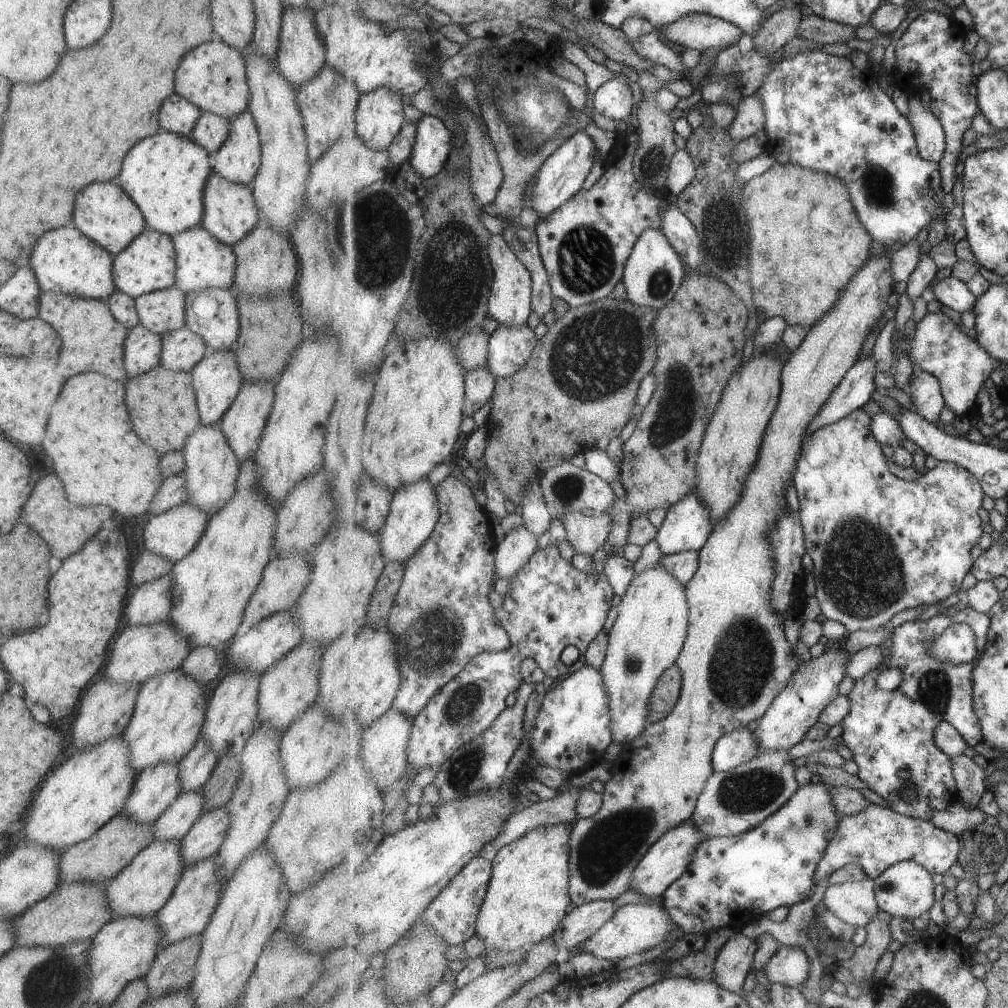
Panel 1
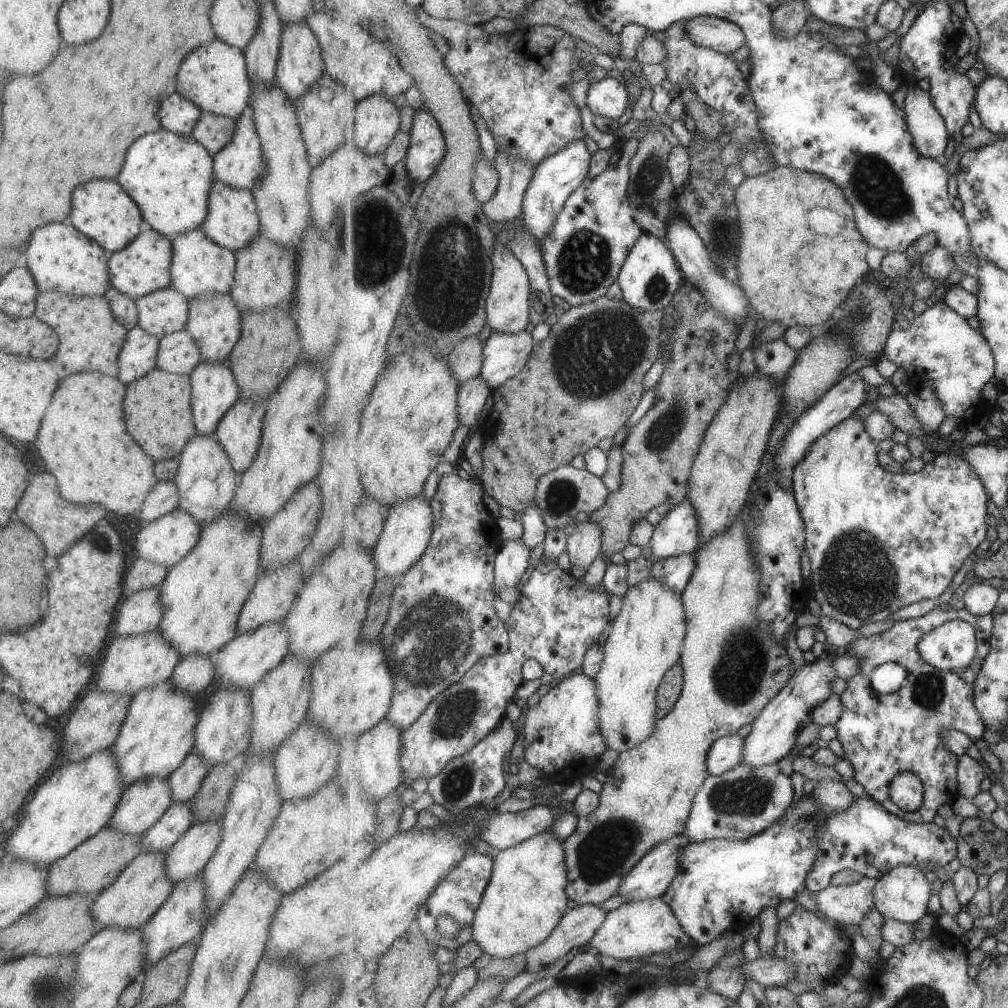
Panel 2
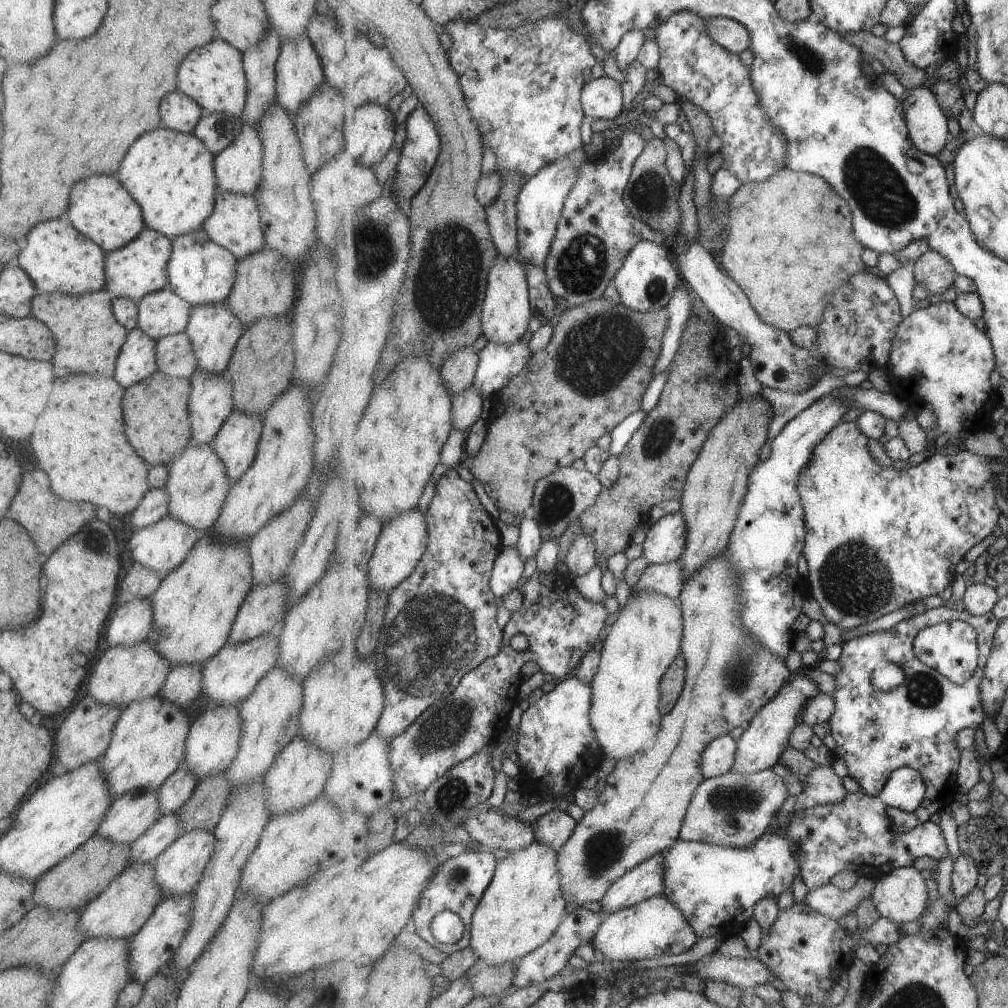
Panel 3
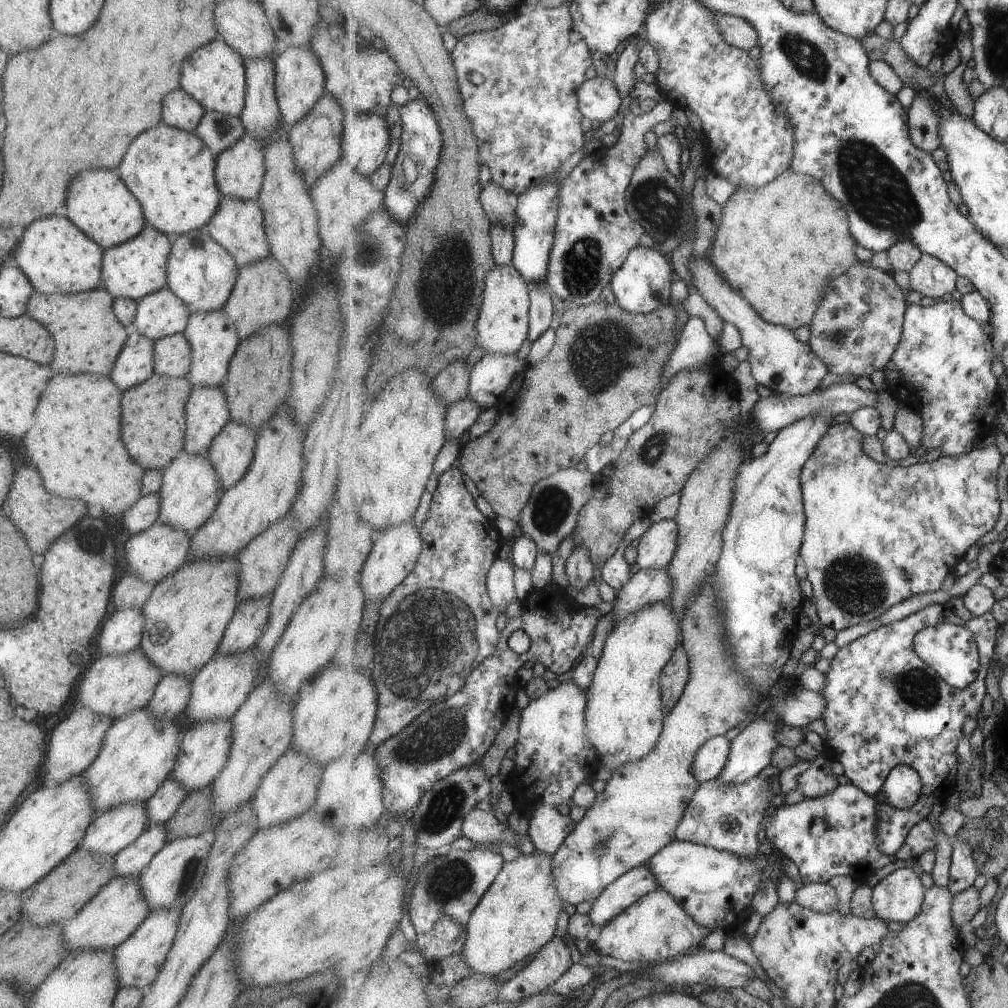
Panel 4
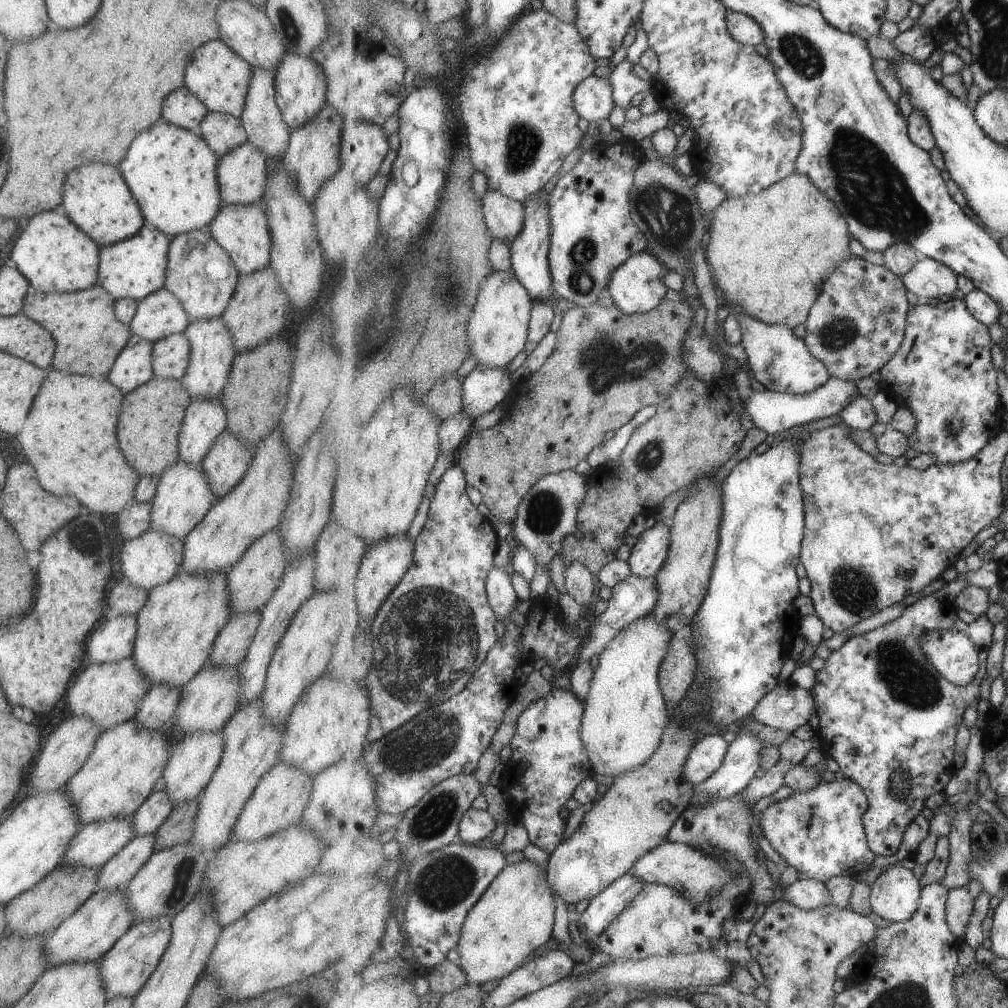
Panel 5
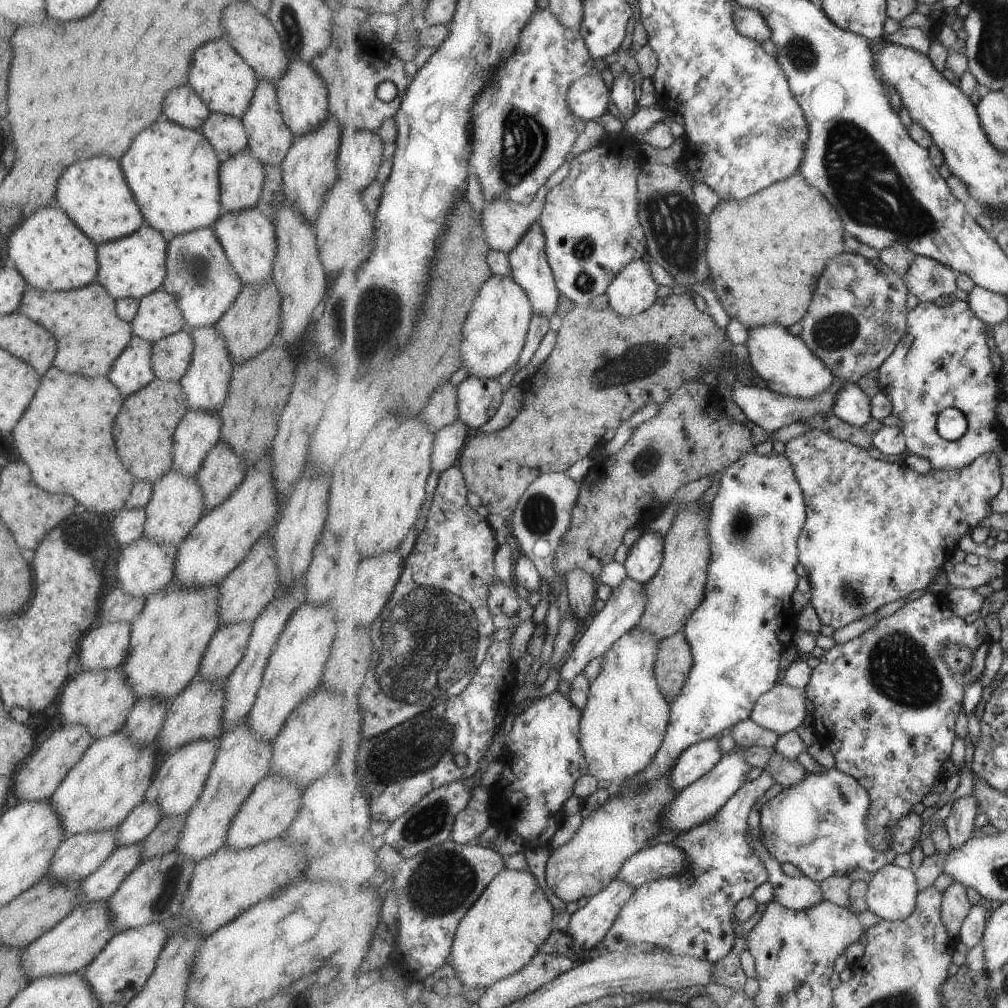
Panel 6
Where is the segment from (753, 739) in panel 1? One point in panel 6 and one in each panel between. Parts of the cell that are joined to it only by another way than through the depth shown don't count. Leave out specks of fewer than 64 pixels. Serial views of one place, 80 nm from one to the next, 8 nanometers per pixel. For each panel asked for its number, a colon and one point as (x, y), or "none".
2: (728, 752)
3: (719, 757)
4: (712, 759)
5: (708, 755)
6: (701, 758)

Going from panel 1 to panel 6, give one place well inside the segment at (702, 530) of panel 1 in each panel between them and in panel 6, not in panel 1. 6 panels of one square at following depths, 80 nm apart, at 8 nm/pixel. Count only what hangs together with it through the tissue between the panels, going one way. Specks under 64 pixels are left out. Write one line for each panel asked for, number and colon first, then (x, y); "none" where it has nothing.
2: (679, 532)
3: (667, 539)
4: (657, 546)
5: (650, 553)
6: (645, 557)

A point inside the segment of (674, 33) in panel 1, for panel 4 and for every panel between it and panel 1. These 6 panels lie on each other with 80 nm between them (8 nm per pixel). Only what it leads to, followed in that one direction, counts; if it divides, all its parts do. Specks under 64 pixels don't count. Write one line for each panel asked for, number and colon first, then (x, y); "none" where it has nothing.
2: (720, 34)
3: (733, 35)
4: (737, 31)

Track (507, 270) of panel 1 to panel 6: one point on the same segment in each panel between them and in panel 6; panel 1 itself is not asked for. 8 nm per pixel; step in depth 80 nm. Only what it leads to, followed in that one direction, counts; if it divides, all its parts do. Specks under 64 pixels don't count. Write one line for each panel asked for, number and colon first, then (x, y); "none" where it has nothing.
2: (509, 304)
3: (508, 311)
4: (504, 323)
5: (499, 329)
6: (494, 336)

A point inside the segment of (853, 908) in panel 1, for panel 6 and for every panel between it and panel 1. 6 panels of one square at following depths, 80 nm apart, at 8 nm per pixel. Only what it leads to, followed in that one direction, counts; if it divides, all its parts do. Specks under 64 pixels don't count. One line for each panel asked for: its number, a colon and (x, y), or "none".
2: (849, 905)
3: (830, 900)
4: (822, 897)
5: (808, 894)
6: (800, 893)

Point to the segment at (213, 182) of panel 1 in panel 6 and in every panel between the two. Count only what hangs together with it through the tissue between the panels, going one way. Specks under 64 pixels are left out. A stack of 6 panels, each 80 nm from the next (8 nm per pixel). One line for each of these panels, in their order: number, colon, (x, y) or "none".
2: (231, 221)
3: (234, 223)
4: (237, 225)
5: (241, 230)
6: (248, 240)

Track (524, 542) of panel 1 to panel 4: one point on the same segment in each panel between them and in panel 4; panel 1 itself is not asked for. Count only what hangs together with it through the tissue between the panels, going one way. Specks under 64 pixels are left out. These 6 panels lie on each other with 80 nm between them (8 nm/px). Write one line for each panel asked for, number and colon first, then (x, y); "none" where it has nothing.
2: (512, 561)
3: (509, 567)
4: (501, 579)

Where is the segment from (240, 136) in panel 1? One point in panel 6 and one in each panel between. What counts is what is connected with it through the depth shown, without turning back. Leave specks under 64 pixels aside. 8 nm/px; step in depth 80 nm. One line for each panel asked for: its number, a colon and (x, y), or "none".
2: (237, 164)
3: (237, 168)
4: (238, 172)
5: (241, 173)
6: (241, 177)

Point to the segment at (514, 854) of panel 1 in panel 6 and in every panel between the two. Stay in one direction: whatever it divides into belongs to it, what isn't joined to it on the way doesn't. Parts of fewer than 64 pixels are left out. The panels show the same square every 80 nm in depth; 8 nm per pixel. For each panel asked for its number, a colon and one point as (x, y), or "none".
2: (527, 898)
3: (524, 905)
4: (517, 917)
5: (515, 917)
6: (502, 933)

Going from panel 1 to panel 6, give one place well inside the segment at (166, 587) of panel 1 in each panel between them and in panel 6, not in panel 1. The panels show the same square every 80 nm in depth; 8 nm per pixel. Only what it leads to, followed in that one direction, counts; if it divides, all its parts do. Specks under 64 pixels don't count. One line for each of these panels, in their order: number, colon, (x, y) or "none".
2: (141, 611)
3: (131, 621)
4: (121, 632)
5: (113, 640)
6: (105, 647)

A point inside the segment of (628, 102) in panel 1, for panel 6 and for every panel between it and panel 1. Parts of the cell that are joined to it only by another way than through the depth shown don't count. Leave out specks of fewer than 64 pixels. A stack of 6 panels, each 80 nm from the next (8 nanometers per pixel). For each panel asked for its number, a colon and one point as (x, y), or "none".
2: (608, 97)
3: (602, 98)
4: (600, 99)
5: (594, 101)
6: (588, 97)

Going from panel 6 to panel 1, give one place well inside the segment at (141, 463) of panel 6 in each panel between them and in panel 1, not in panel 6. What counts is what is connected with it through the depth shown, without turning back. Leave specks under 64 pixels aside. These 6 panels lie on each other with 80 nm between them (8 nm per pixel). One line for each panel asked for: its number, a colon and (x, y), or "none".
1: (161, 403)
2: (157, 407)
3: (155, 411)
4: (153, 424)
5: (151, 416)

